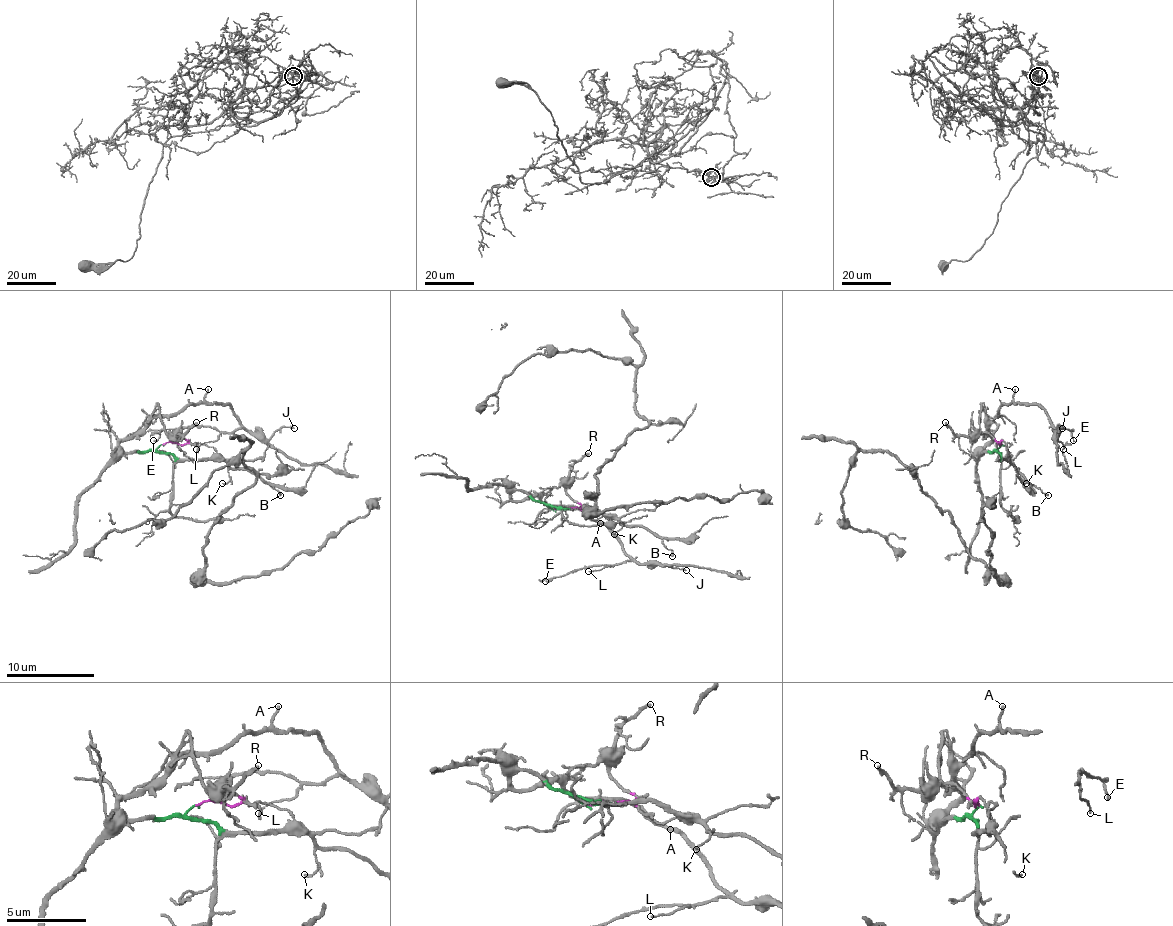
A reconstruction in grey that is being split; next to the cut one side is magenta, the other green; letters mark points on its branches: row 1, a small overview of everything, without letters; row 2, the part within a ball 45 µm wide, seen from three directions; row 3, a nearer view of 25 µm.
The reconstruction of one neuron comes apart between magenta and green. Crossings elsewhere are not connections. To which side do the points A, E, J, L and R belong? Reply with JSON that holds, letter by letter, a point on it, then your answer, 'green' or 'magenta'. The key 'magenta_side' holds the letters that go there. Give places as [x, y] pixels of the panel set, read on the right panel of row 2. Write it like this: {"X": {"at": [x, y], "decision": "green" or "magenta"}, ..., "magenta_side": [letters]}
{"A": {"at": [1015, 389], "decision": "green"}, "E": {"at": [1073, 440], "decision": "green"}, "J": {"at": [1062, 428], "decision": "green"}, "L": {"at": [1063, 449], "decision": "green"}, "R": {"at": [945, 422], "decision": "magenta"}, "magenta_side": ["R"]}

